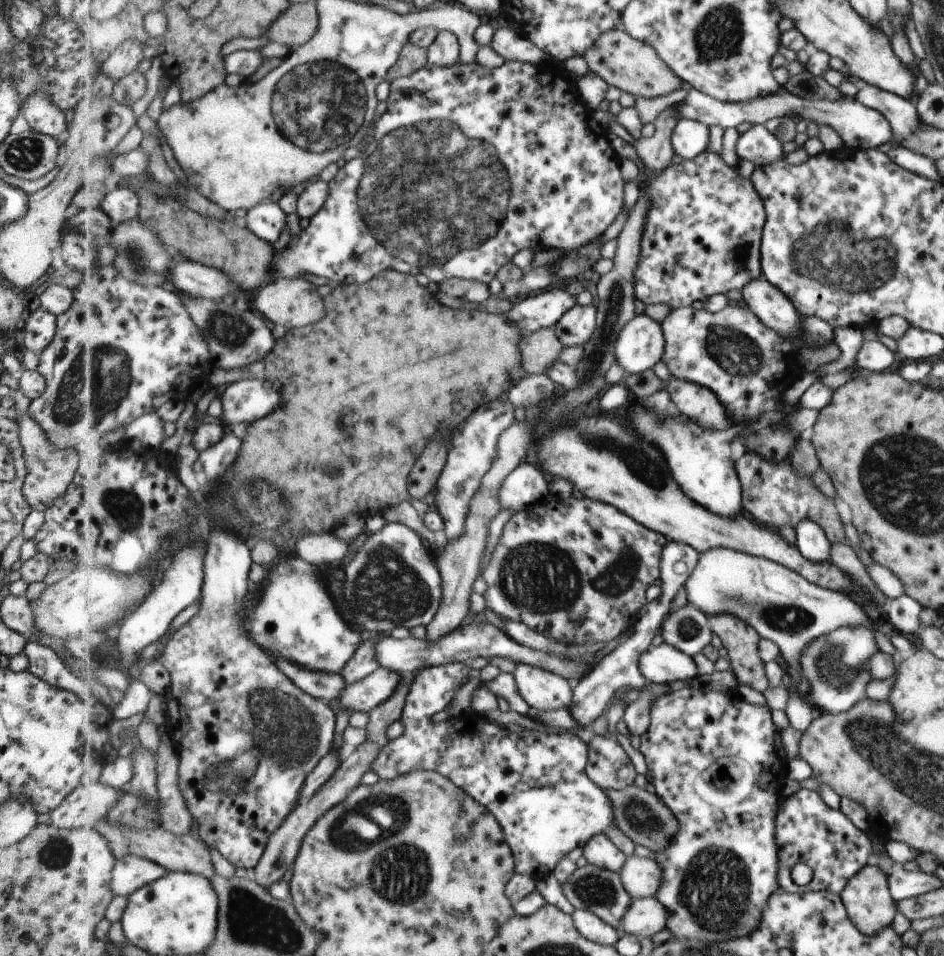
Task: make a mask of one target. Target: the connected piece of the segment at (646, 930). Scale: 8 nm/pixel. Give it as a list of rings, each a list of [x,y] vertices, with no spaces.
[[[655,896],[634,899],[631,908],[624,916],[624,926],[621,930],[639,939],[646,936],[651,938],[665,928],[668,928],[668,910]]]

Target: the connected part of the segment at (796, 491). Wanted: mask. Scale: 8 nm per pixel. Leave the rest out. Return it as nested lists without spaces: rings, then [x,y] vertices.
[[[745,452],[736,461],[736,469],[742,482],[745,512],[756,523],[777,532],[780,526],[793,529],[801,520],[813,521],[823,529],[830,544],[847,543],[842,522],[835,511],[835,501],[821,494],[815,488],[812,478],[798,477],[788,459],[771,461],[754,452]]]

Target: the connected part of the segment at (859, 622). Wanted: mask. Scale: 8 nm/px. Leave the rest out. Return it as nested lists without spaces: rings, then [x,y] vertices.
[[[718,548],[704,552],[685,586],[690,604],[704,610],[707,616],[734,614],[777,646],[788,691],[787,707],[783,711],[788,726],[799,732],[803,732],[816,715],[800,696],[802,678],[799,661],[803,648],[815,637],[833,633],[841,627],[867,627],[874,632],[872,621],[865,618],[861,604],[855,604],[849,596],[843,596],[839,591],[825,590],[825,587],[819,588],[815,583],[809,584],[802,575],[779,563],[733,549]]]

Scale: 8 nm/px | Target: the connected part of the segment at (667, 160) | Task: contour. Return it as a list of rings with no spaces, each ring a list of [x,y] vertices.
[[[676,106],[669,107],[656,118],[655,134],[650,138],[639,138],[633,143],[648,171],[649,179],[673,165],[676,152],[672,145],[672,134],[679,120]]]

